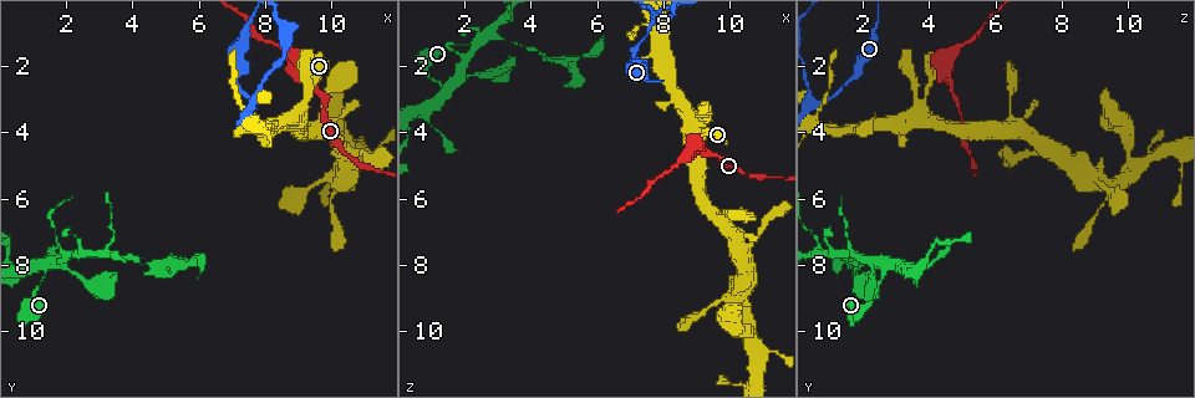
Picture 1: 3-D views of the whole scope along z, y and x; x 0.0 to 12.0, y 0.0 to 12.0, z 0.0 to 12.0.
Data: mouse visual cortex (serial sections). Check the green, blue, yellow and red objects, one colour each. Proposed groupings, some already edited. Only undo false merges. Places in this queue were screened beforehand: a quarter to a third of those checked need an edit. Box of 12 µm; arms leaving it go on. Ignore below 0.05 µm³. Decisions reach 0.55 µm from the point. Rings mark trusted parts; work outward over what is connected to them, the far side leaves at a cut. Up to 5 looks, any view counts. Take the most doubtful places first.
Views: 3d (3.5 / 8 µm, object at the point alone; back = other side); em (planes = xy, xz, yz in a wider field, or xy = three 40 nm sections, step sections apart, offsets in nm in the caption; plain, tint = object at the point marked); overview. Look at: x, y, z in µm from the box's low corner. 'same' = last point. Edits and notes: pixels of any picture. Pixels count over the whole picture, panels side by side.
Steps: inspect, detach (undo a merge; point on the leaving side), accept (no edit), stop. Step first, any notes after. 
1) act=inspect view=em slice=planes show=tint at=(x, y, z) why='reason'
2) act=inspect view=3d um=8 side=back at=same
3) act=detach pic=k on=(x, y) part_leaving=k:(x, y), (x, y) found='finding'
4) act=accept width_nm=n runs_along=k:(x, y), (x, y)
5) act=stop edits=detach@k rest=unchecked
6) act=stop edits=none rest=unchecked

act=inspect view=3d um=3.5 at=(1.4, 8.0, 2.6) why='two arms in line, one across'

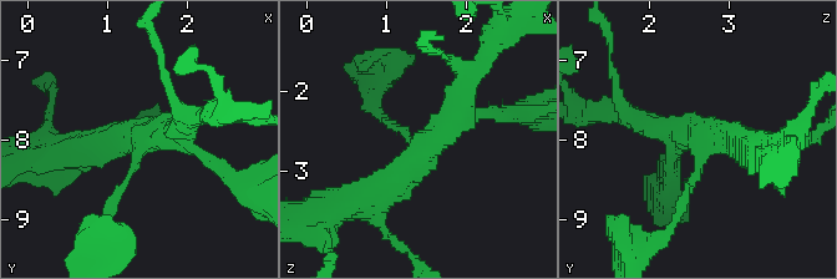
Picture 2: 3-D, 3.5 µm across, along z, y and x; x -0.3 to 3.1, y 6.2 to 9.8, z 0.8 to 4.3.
act=inspect view=em slice=xy step=5 show=tint at=(1.40, 8.10, 2.65) arms=3 arm_widths_nm=150,300,400 why='shape alone is not enough'

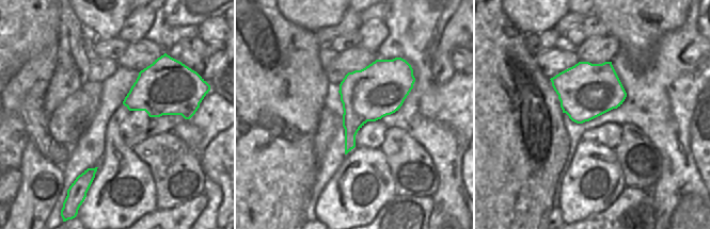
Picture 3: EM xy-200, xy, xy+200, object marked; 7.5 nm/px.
act=inspect view=em slice=xy step=1 show=tint at=same

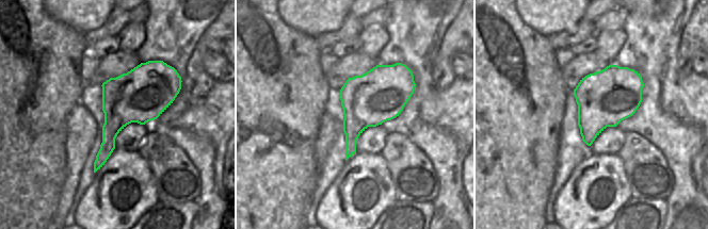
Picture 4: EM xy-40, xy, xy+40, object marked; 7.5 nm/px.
act=accept runs_along=2:(106, 214), (141, 146), (186, 123) found='one cell here'

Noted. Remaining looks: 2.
act=inspect view=3d um=3.5 at=(2.5, 7.6, 1.2) why='a fork'

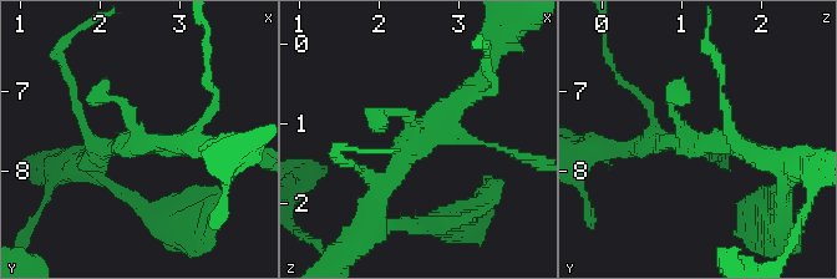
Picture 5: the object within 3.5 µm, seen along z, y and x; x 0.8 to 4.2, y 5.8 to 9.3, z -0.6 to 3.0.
act=inspect view=em slice=xy step=1 show=tint at=(2.50, 7.70, 1.15) why='need the tissue'

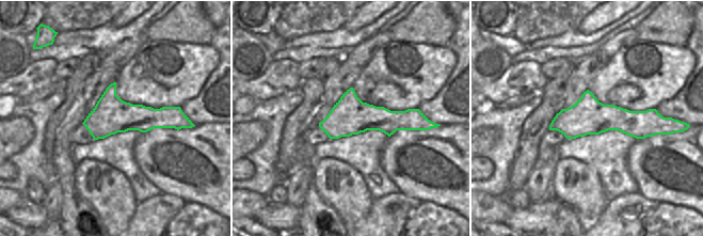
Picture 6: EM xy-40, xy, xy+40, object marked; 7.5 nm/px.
act=accept runs_along=5:(378, 201), (420, 137), (503, 150) found='continuous, no second cell'

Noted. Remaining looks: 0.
act=stop edits=none rest=unchecked

